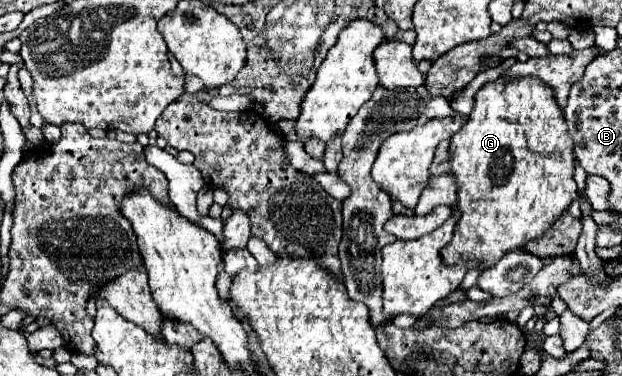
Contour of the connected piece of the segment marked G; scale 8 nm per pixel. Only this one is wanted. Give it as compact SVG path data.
M519 78L519 80L511 80L511 82L487 82L477 94L475 94L475 106L471 110L471 114L465 118L463 128L451 136L451 146L449 146L449 174L455 176L457 182L457 208L459 208L459 218L455 224L455 232L451 242L441 250L441 260L447 266L459 264L459 260L465 262L475 262L481 270L487 270L491 266L495 266L501 256L505 252L513 252L513 250L521 250L527 242L537 240L539 236L543 236L547 230L551 230L551 224L555 224L555 220L563 214L563 210L567 210L571 206L573 200L579 198L575 180L573 180L573 162L575 162L575 154L573 154L573 140L567 132L567 124L563 120L563 112L561 108L555 104L555 96L551 92L551 88L547 88L547 84L543 84L541 80L535 78Z

